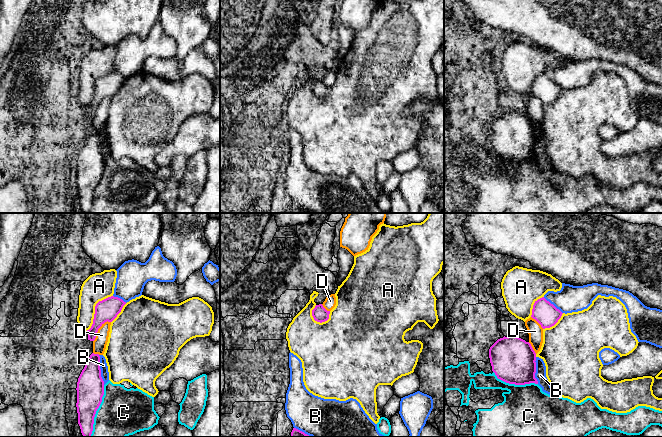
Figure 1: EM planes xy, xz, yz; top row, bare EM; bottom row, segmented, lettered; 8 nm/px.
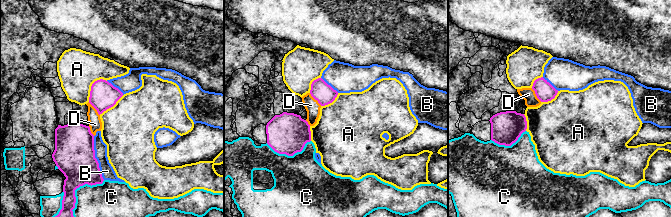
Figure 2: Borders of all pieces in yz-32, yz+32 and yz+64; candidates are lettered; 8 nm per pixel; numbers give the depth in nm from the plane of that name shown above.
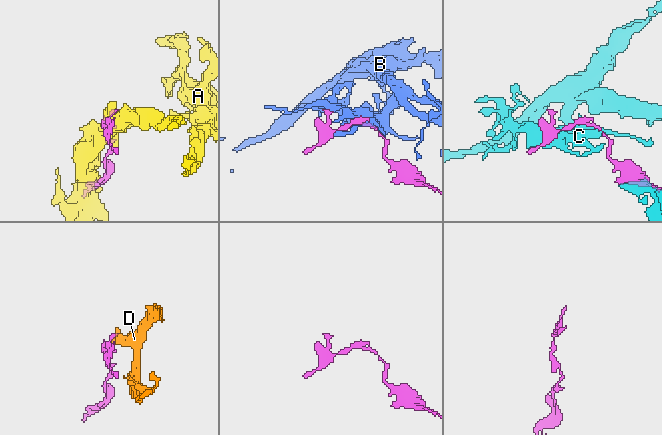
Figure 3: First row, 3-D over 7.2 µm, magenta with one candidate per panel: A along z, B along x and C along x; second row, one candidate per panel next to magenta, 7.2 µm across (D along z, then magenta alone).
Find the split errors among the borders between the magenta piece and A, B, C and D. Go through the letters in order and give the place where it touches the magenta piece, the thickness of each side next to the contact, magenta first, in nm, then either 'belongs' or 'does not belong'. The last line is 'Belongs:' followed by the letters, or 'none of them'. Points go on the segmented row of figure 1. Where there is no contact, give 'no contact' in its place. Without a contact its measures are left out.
A: meets magenta in xy at (95, 310); 180 nm thick on the magenta side, 220 nm on the other; does not belong
B: meets magenta in xy at (100, 370); 220 nm thick on the magenta side, 60 nm on the other; does not belong
C: meets magenta in xy at (96, 410); 220 nm thick on the magenta side, 380 nm on the other; does not belong
D: meets magenta in xy at (98, 328); 180 nm thick on the magenta side, 110 nm on the other; does not belong
Belongs: none of them

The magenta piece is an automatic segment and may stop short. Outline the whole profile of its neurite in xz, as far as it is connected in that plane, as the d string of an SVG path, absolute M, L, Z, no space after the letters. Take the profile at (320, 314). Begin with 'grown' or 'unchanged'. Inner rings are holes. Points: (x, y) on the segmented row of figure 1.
unchanged; M322 304L316 305L312 310L312 316L317 322L325 322L329 319L330 311L327 311Z

